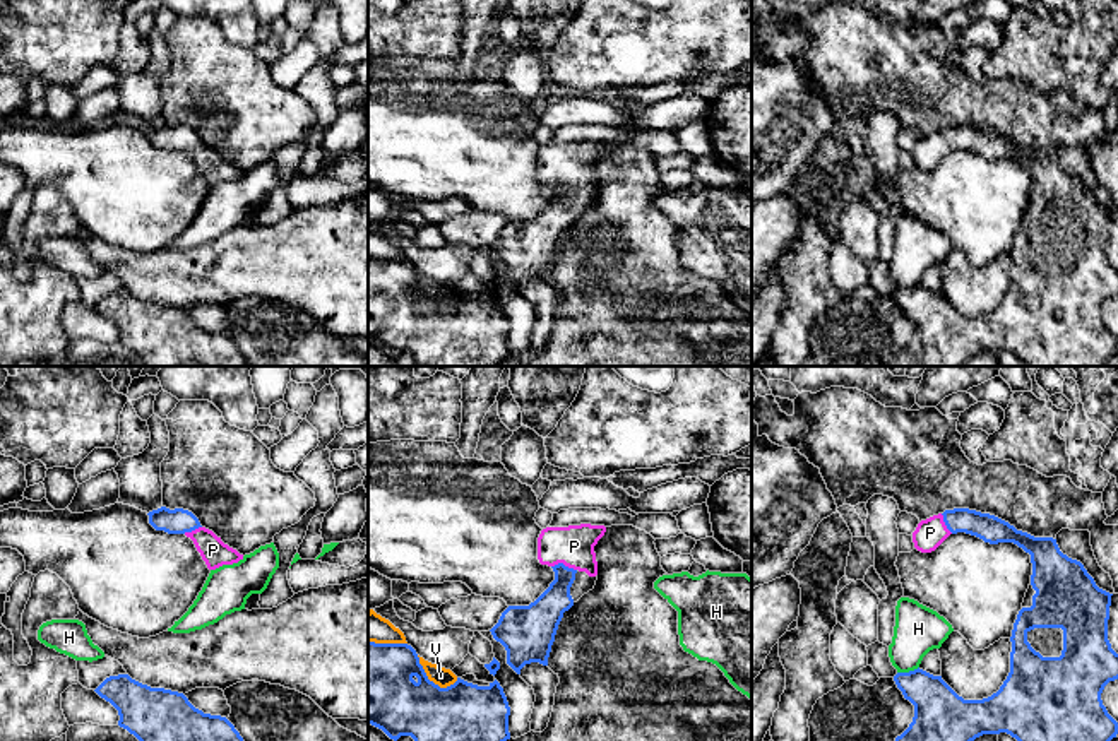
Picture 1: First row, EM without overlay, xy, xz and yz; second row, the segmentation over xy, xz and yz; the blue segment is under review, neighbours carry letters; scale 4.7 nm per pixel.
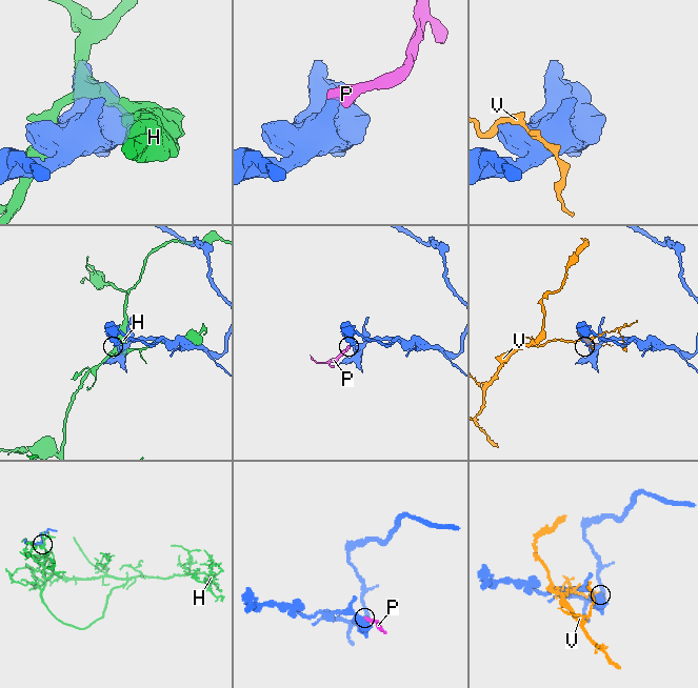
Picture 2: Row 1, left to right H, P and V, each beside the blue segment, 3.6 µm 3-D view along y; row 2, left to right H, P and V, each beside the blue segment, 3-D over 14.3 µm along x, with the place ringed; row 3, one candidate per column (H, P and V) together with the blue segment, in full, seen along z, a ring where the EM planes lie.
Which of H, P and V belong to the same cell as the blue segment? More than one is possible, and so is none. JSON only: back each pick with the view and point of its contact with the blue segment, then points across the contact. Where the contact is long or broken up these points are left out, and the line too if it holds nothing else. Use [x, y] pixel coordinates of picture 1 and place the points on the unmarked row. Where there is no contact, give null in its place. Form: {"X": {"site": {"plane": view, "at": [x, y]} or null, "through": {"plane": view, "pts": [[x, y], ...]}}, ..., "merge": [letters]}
{"P": {"site": {"plane": "xz", "at": [562, 180]}, "through": {"plane": "xz", "pts": [[545, 230], [557, 216], [562, 180], [574, 163]]}}, "merge": ["P"]}

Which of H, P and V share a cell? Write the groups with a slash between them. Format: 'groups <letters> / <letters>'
groups H / P / V

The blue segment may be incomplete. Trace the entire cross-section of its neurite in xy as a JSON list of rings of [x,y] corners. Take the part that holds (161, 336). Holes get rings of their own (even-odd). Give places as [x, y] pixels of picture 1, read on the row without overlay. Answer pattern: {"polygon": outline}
{"polygon": [[[128,291],[110,293],[94,308],[118,327],[118,342],[147,366],[247,365],[226,334],[204,330],[183,310],[151,305]]]}

